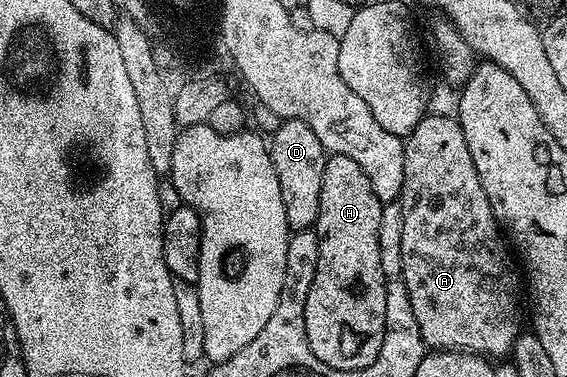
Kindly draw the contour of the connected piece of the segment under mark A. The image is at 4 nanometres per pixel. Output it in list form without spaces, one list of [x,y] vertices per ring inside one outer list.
[[[434,114],[424,115],[421,122],[417,122],[417,126],[413,129],[410,134],[405,137],[405,143],[403,145],[403,157],[405,158],[405,174],[403,175],[403,187],[401,189],[401,203],[403,206],[403,221],[401,222],[401,279],[405,290],[409,294],[409,302],[413,306],[413,318],[417,318],[417,326],[421,330],[421,338],[423,339],[424,345],[431,350],[454,350],[457,352],[476,352],[479,356],[485,356],[488,358],[503,358],[503,356],[512,351],[515,346],[515,340],[519,336],[521,331],[521,325],[519,325],[519,284],[521,288],[521,276],[515,268],[511,265],[511,260],[507,257],[508,245],[505,243],[502,235],[495,236],[497,233],[497,221],[493,210],[489,206],[489,198],[485,198],[485,186],[481,186],[481,178],[477,174],[477,166],[473,166],[473,154],[469,154],[469,142],[465,142],[465,134],[461,130],[458,119],[453,116],[436,116]]]

